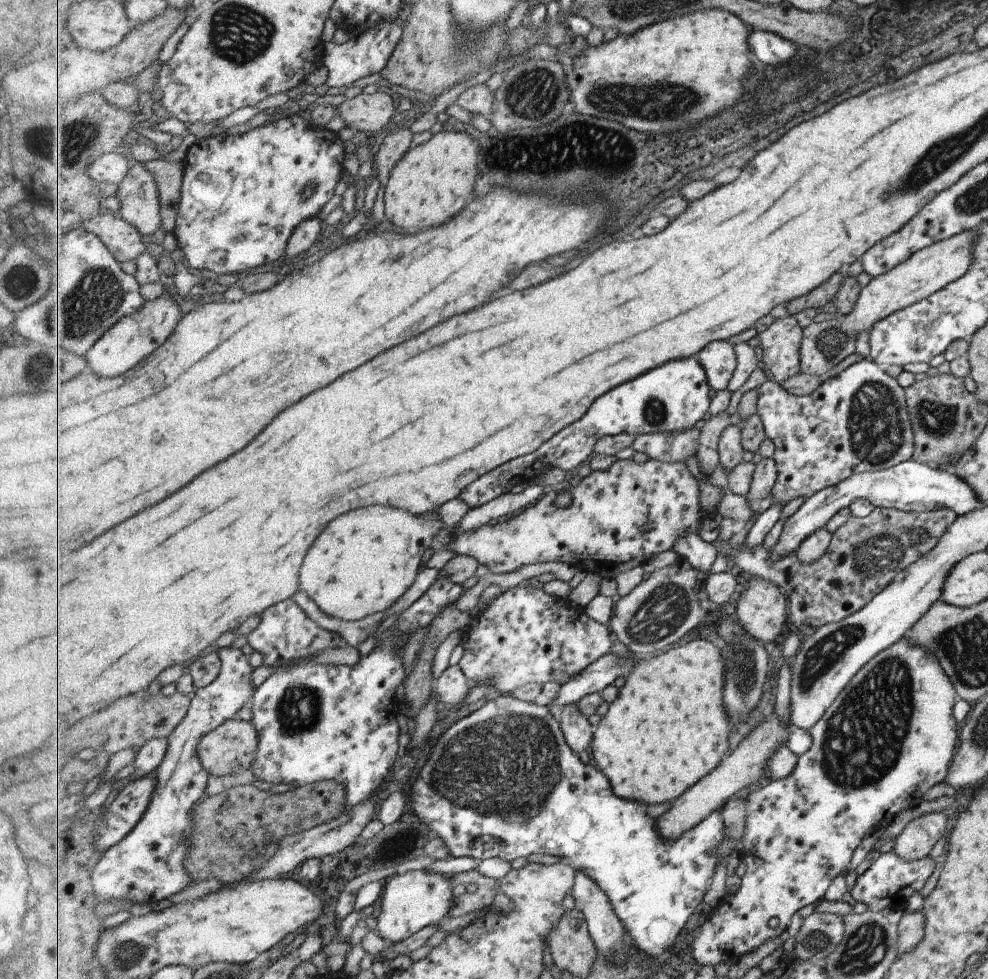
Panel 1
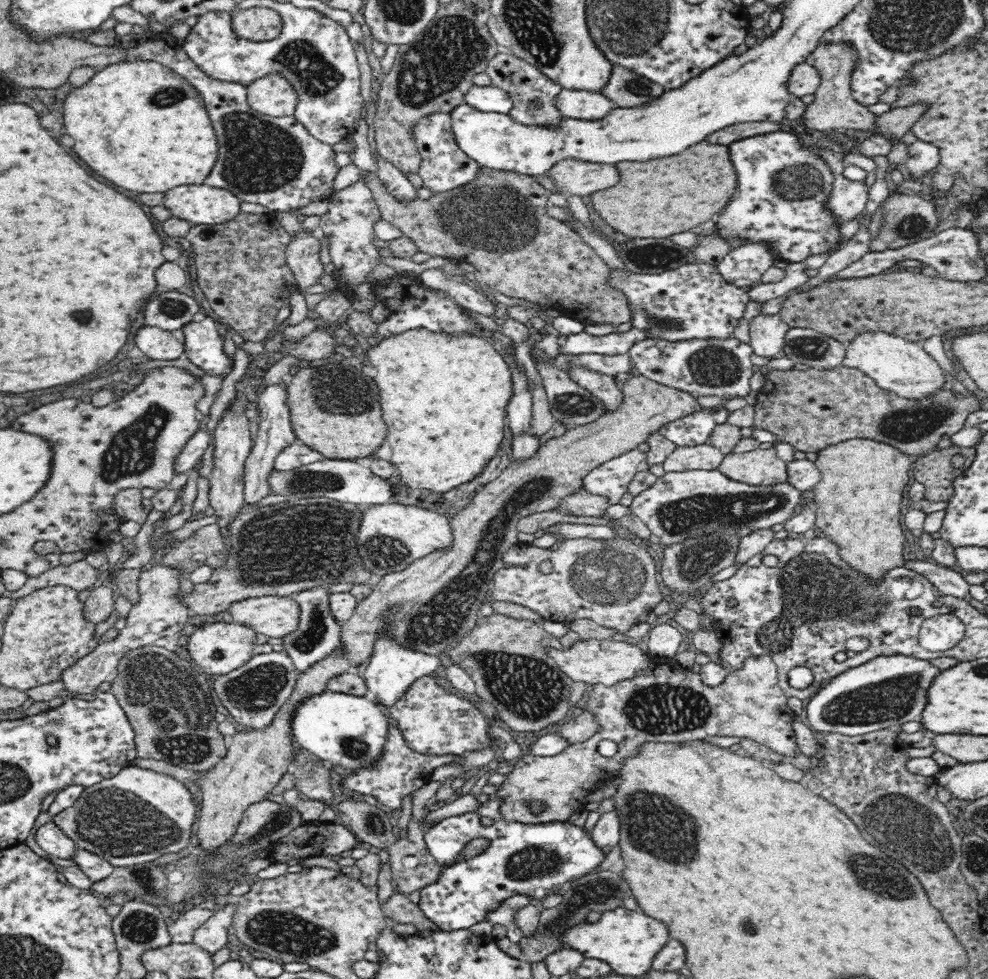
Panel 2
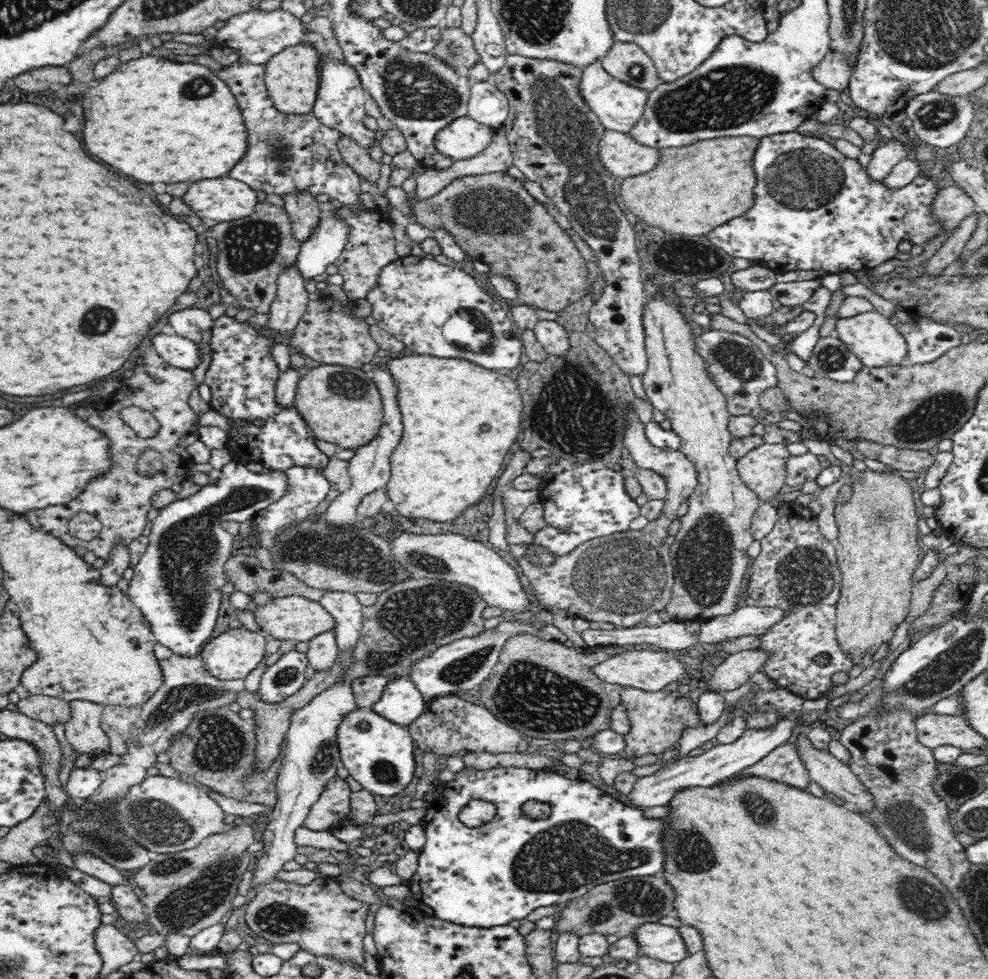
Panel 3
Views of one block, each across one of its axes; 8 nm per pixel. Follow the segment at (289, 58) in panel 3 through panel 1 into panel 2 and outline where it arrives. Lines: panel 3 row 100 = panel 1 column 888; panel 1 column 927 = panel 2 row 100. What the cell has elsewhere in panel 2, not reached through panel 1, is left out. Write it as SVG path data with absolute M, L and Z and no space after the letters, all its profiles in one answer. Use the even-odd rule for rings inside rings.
M268 74L254 80L247 90L247 103L252 110L274 118L293 116L296 93L292 85L279 74Z

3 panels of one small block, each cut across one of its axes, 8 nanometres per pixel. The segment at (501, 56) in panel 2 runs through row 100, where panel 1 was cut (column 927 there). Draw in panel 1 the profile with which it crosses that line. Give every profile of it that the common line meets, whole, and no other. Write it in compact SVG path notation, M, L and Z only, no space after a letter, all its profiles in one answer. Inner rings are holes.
M873 507L867 518L851 514L831 533L833 538L826 554L812 565L801 564L796 553L773 563L770 560L772 549L764 544L752 550L745 550L744 542L737 548L731 548L728 542L715 544L720 554L729 554L752 576L774 581L790 601L791 622L802 634L811 636L826 623L845 619L865 607L893 580L897 571L909 567L930 551L955 517L956 514L949 509L916 513L883 507Z

